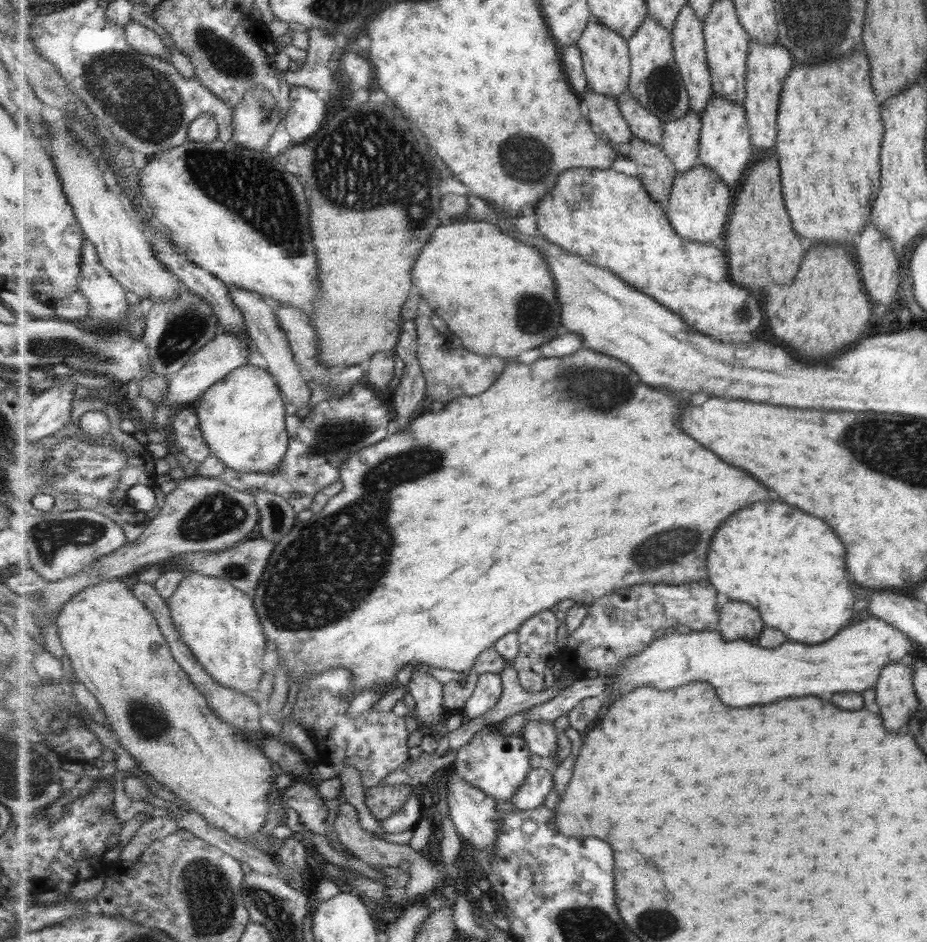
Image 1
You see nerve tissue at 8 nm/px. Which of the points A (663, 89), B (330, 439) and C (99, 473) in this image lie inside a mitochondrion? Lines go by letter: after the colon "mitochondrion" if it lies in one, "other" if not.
A: mitochondrion
B: mitochondrion
C: mitochondrion

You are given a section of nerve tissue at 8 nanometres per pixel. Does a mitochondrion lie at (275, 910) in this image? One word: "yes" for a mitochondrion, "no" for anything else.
yes

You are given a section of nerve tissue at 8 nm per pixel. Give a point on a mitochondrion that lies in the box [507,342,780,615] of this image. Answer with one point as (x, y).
(623, 386)

